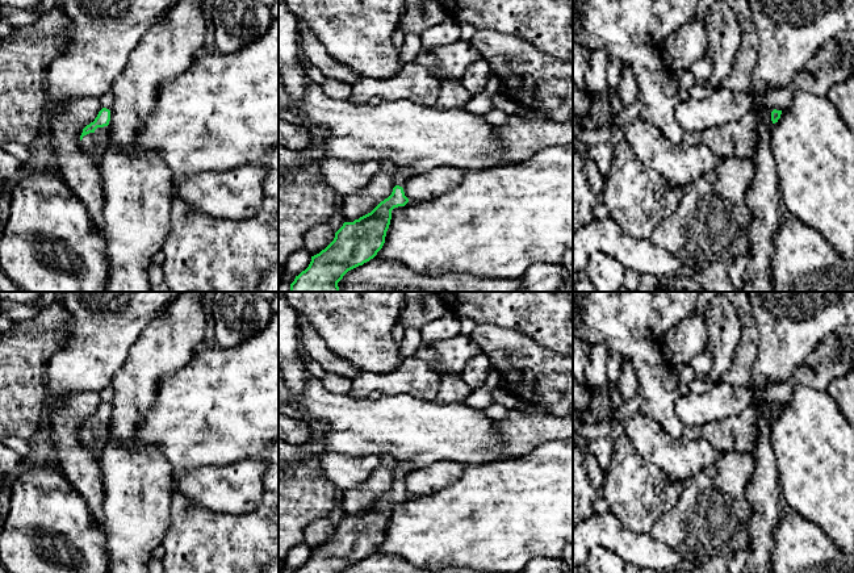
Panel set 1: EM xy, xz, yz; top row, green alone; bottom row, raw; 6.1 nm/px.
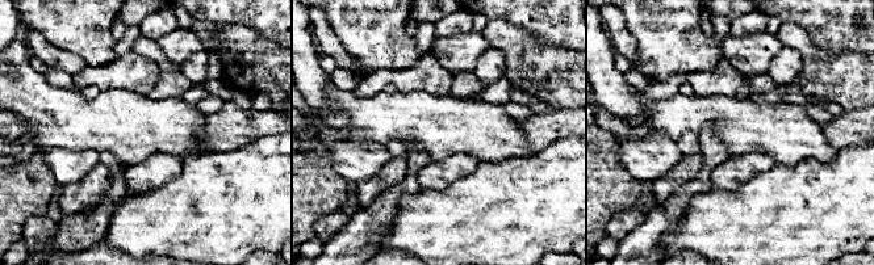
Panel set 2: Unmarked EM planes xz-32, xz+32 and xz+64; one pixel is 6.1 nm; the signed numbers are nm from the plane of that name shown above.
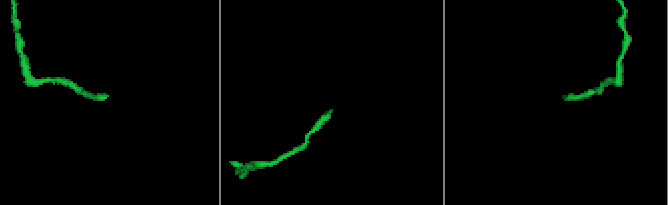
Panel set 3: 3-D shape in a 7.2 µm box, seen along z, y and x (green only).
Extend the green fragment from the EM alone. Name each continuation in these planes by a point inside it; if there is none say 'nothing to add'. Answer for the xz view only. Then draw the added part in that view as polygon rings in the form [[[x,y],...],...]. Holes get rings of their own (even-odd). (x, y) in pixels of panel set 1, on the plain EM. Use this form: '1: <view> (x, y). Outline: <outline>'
1: xz (402, 468). Outline: [[[397,461],[393,474],[395,480],[403,481],[403,478],[413,470],[413,467],[406,461]]]

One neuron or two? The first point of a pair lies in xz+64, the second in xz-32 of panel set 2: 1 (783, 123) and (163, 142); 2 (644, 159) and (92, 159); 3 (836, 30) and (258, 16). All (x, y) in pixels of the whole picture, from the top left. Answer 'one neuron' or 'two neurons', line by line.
1: one neuron
2: one neuron
3: one neuron

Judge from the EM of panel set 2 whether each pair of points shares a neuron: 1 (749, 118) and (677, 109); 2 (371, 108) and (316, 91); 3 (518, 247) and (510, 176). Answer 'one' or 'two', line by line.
1: one
2: two
3: one

